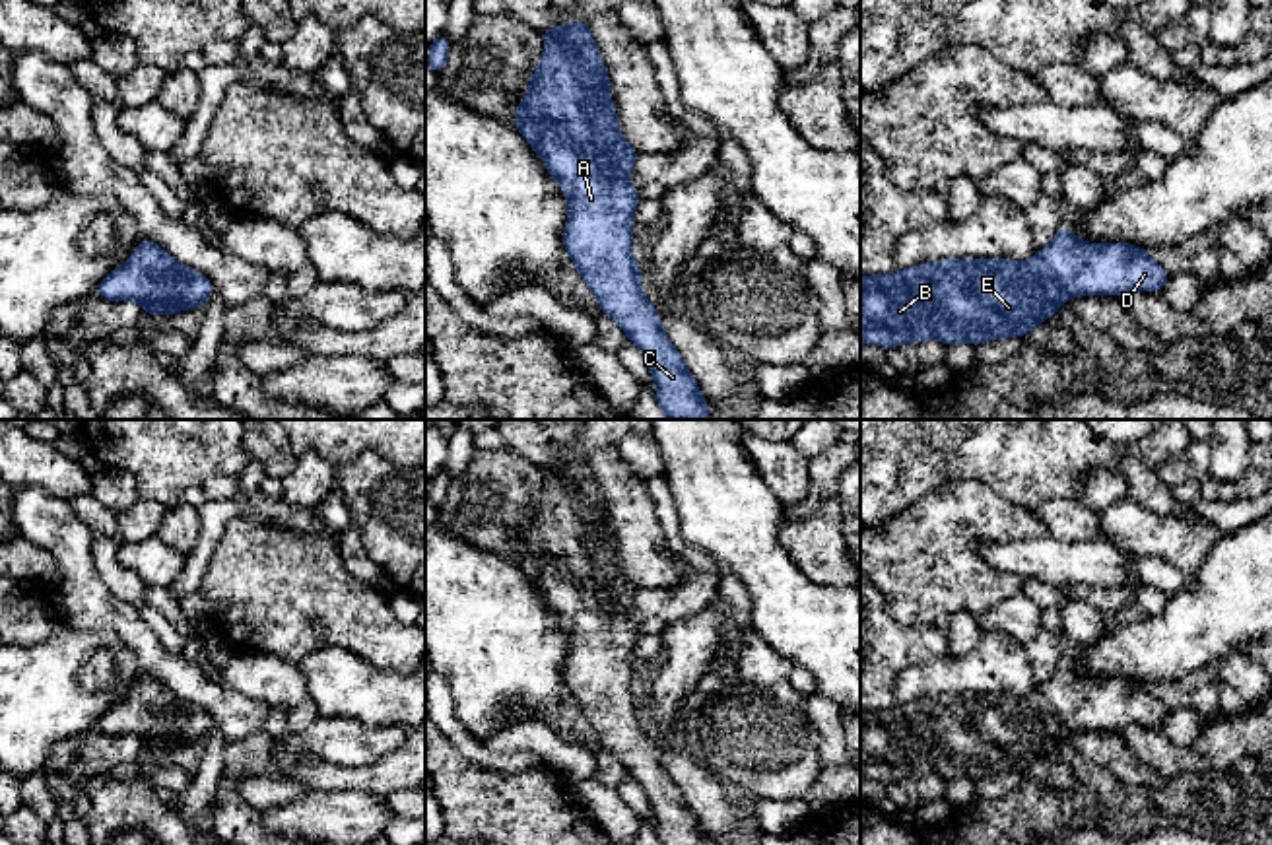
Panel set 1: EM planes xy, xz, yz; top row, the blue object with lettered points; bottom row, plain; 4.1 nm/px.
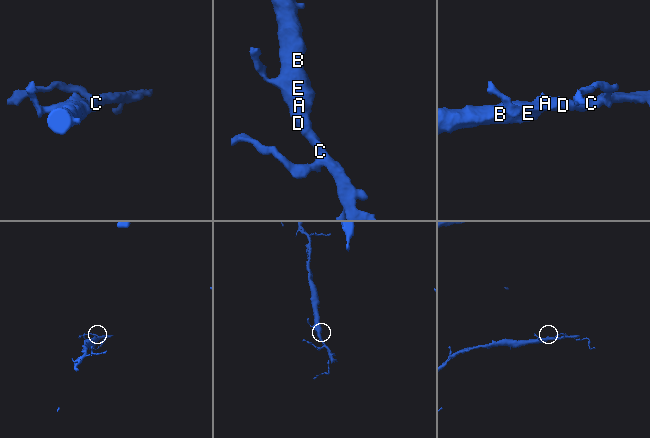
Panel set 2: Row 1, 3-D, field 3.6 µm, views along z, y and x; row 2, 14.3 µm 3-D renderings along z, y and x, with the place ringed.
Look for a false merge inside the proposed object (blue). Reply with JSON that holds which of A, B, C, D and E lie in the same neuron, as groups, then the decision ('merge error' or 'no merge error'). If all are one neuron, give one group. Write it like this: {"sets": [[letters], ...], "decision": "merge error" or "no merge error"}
{"sets": [["A", "B", "C", "D", "E"]], "decision": "no merge error"}

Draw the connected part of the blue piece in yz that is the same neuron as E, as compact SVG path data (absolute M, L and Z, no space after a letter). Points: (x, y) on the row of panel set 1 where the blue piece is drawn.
M1062 223L1056 237L1027 262L1008 258L944 258L891 274L860 276L860 342L899 348L936 338L946 346L1025 336L1058 313L1070 295L1159 293L1171 280L1146 249L1128 243L1080 241Z

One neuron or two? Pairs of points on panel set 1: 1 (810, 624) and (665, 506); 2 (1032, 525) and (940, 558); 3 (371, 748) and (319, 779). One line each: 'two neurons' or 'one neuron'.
1: two neurons
2: one neuron
3: two neurons

